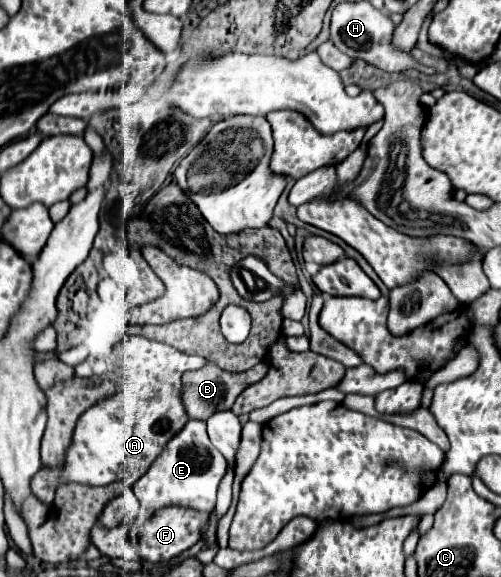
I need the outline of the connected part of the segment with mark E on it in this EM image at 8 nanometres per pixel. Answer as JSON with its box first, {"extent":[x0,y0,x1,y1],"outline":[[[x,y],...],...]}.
{"extent":[134,419,226,519],"outline":[[[190,419],[164,451],[154,459],[150,469],[134,483],[134,495],[140,501],[140,515],[146,519],[164,505],[184,505],[200,511],[212,511],[216,505],[216,489],[226,473],[226,459],[210,443],[206,423]]]}

